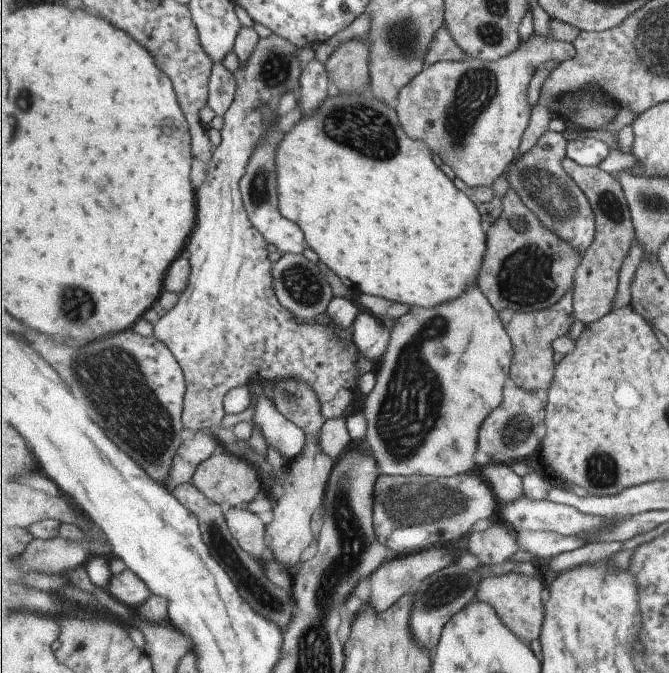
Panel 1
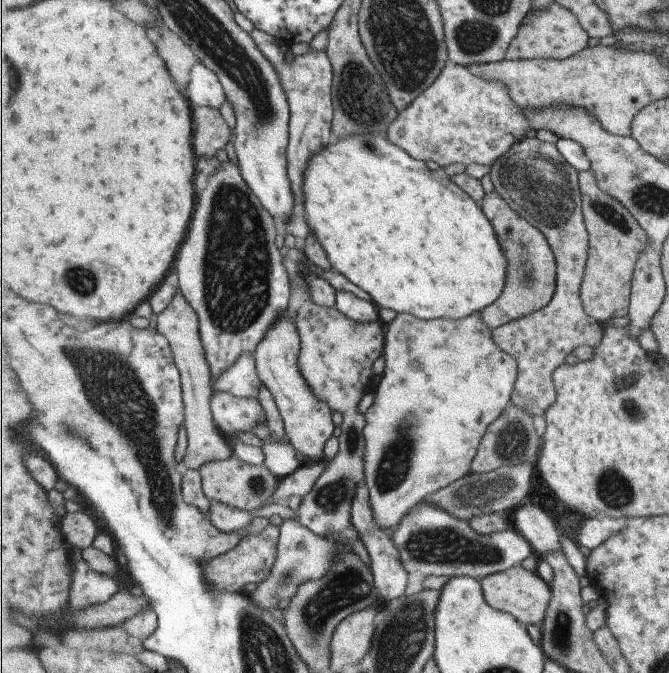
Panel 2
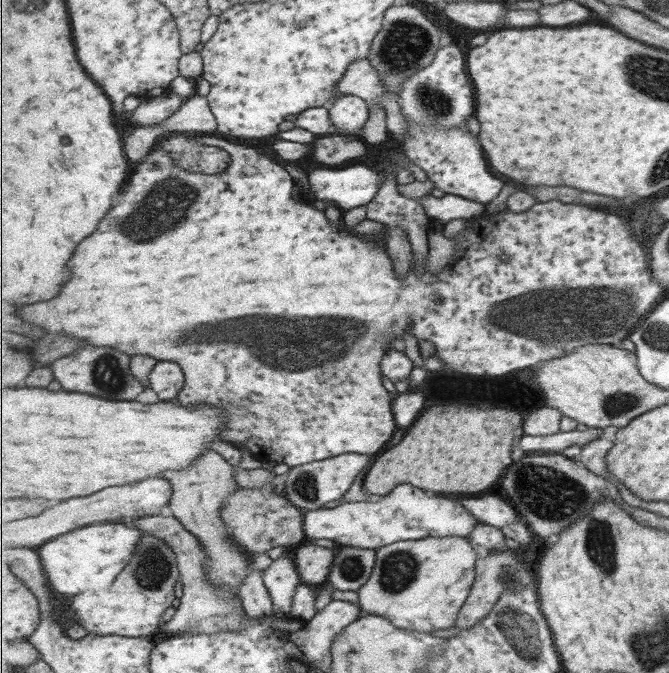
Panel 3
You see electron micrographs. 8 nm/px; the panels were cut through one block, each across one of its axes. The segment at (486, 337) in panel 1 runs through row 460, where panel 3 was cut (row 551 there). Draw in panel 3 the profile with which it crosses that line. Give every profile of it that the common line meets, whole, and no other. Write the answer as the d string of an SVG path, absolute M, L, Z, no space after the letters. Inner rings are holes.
M459 536L427 537L399 541L376 550L377 561L370 580L357 591L360 606L367 614L384 616L405 630L429 632L457 627L463 605L470 597L477 577L476 565L480 550L470 538Z

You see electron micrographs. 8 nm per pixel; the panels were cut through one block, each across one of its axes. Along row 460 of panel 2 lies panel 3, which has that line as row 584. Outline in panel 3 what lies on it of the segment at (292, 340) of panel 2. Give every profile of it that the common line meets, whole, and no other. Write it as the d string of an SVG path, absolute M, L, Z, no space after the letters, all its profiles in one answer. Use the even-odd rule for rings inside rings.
M302 543L295 549L295 564L303 583L314 588L328 580L336 554L319 546Z

